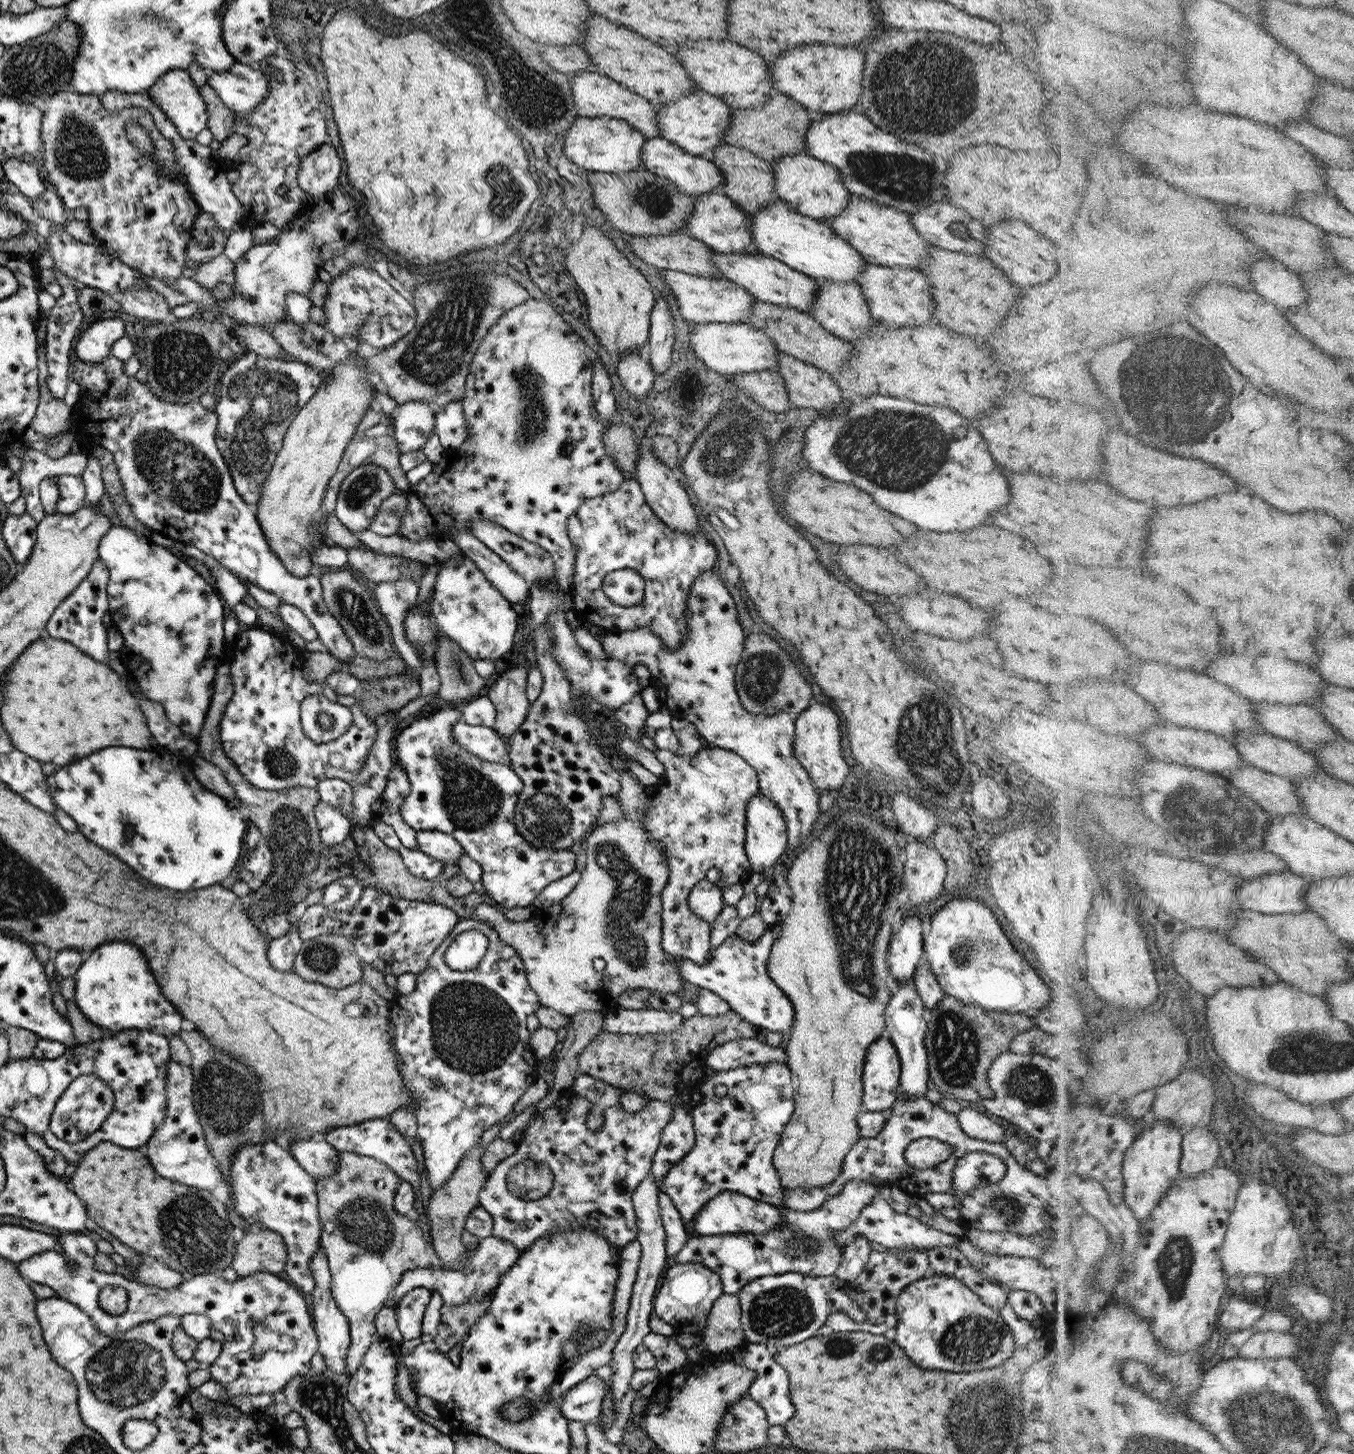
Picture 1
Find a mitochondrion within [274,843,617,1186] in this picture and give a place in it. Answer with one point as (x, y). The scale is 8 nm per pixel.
(473, 1030)

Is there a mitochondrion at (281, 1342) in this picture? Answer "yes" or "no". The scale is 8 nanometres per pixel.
yes

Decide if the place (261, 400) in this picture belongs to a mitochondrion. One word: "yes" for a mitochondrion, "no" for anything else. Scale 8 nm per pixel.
yes

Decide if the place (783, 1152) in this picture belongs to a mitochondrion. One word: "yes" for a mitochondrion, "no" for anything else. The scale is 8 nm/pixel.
no

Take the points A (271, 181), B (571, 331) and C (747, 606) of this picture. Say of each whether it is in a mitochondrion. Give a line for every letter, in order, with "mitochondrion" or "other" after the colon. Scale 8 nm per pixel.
A: other
B: other
C: other

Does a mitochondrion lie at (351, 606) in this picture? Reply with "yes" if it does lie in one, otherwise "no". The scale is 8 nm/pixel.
yes

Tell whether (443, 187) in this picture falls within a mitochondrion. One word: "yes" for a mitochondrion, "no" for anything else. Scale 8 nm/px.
no

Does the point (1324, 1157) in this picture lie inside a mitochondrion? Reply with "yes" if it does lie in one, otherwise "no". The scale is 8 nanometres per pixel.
no

